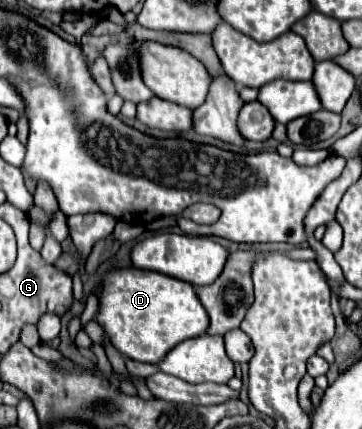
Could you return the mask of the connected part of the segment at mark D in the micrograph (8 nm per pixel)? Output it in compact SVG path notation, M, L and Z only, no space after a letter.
M137 267L111 269L103 275L95 295L99 301L95 319L109 335L113 347L141 363L159 363L177 343L203 335L207 329L207 313L195 297L195 287L157 271Z

